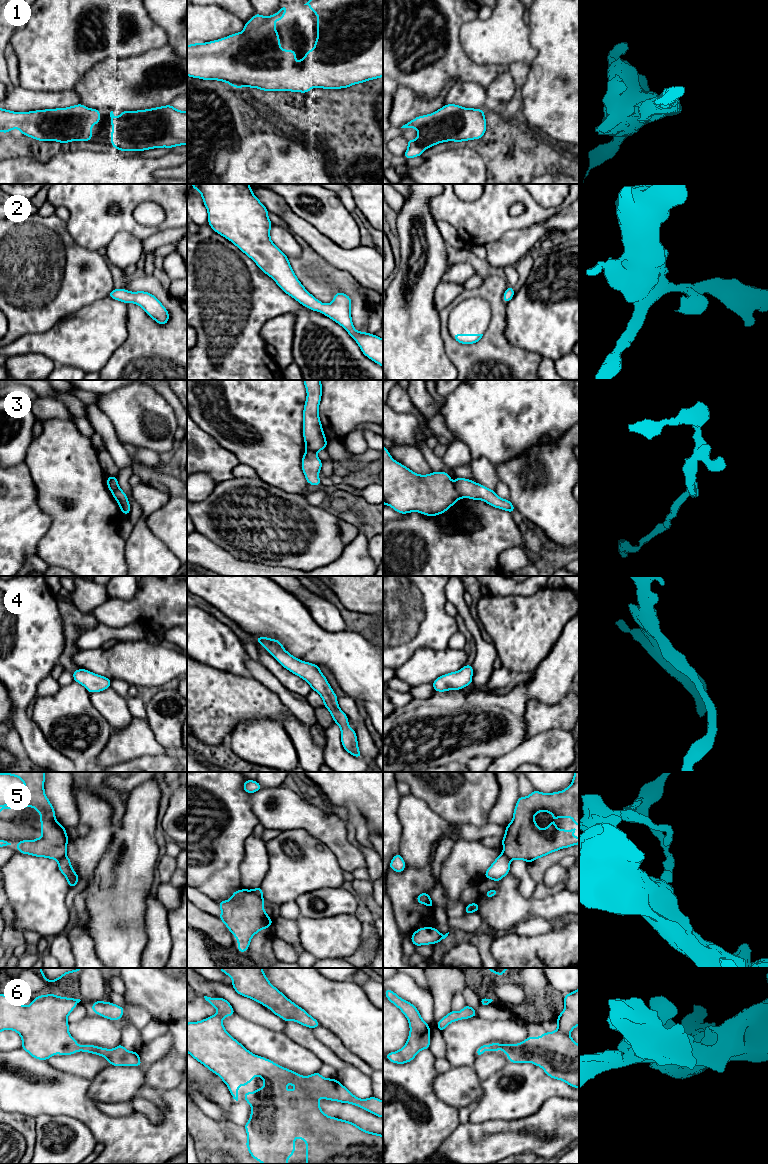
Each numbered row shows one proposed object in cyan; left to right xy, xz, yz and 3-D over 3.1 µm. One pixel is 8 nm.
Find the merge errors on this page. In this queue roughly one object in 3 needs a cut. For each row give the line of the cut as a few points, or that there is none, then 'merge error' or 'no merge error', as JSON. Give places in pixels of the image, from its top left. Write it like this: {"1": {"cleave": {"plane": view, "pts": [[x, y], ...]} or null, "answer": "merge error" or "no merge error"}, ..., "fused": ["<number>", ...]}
{"1": {"cleave": null, "answer": "no merge error"}, "2": {"cleave": null, "answer": "no merge error"}, "3": {"cleave": {"plane": "yz", "pts": [[453, 483], [460, 497]]}, "answer": "merge error"}, "4": {"cleave": null, "answer": "no merge error"}, "5": {"cleave": {"plane": "xz", "pts": [[251, 890], [262, 897]]}, "answer": "merge error"}, "6": {"cleave": null, "answer": "no merge error"}, "fused": ["3", "5"]}

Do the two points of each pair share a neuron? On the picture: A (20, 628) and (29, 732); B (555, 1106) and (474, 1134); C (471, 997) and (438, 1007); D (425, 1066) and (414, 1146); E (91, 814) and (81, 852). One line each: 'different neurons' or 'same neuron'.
A: same neuron
B: same neuron
C: different neurons
D: same neuron
E: same neuron

